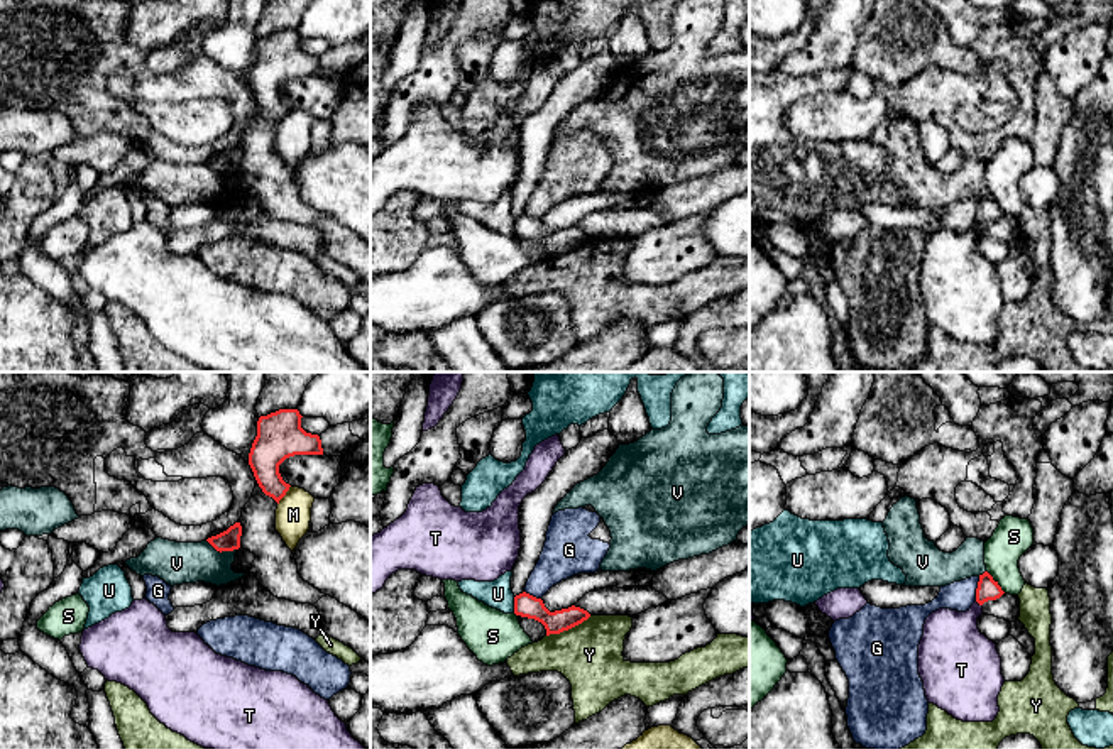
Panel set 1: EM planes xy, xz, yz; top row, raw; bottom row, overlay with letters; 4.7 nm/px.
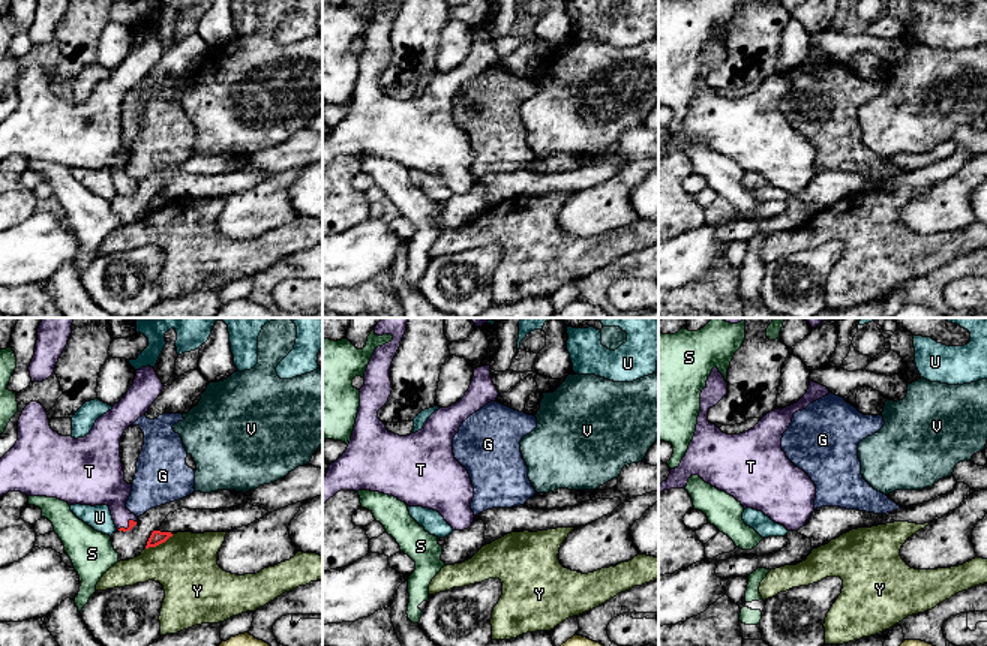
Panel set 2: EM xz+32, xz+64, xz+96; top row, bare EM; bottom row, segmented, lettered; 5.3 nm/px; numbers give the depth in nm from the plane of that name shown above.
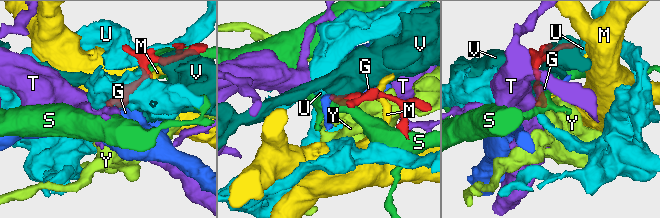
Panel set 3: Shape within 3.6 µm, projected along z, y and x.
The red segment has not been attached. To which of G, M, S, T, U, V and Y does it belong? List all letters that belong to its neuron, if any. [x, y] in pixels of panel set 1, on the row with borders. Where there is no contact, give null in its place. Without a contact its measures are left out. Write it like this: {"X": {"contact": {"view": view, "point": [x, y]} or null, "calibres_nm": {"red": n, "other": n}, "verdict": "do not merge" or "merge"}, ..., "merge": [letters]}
{"G": {"contact": {"view": "yz", "point": [976, 589]}, "calibres_nm": {"red": 100, "other": 140}, "verdict": "do not merge"}, "M": {"contact": {"view": "xy", "point": [285, 494]}, "calibres_nm": {"red": 180, "other": 170}, "verdict": "do not merge"}, "S": {"contact": {"view": "yz", "point": [995, 582]}, "calibres_nm": {"red": 100, "other": 180}, "verdict": "do not merge"}, "T": {"contact": {"view": "yz", "point": [980, 604]}, "calibres_nm": {"red": 100, "other": 300}, "verdict": "merge"}, "U": {"contact": {"view": "xz", "point": [515, 606]}, "calibres_nm": {"red": 110, "other": 140}, "verdict": "do not merge"}, "V": {"contact": {"view": "xy", "point": [222, 550]}, "calibres_nm": {"red": 100, "other": 200}, "verdict": "do not merge"}, "Y": {"contact": {"view": "xz", "point": [569, 628]}, "calibres_nm": {"red": 110, "other": 300}, "verdict": "do not merge"}, "merge": ["T"]}

